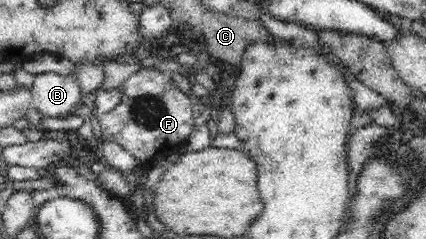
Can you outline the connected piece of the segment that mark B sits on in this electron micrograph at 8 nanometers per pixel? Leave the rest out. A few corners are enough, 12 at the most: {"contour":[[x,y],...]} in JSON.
{"contour":[[37,74],[31,108],[69,117],[83,99],[77,79]]}

